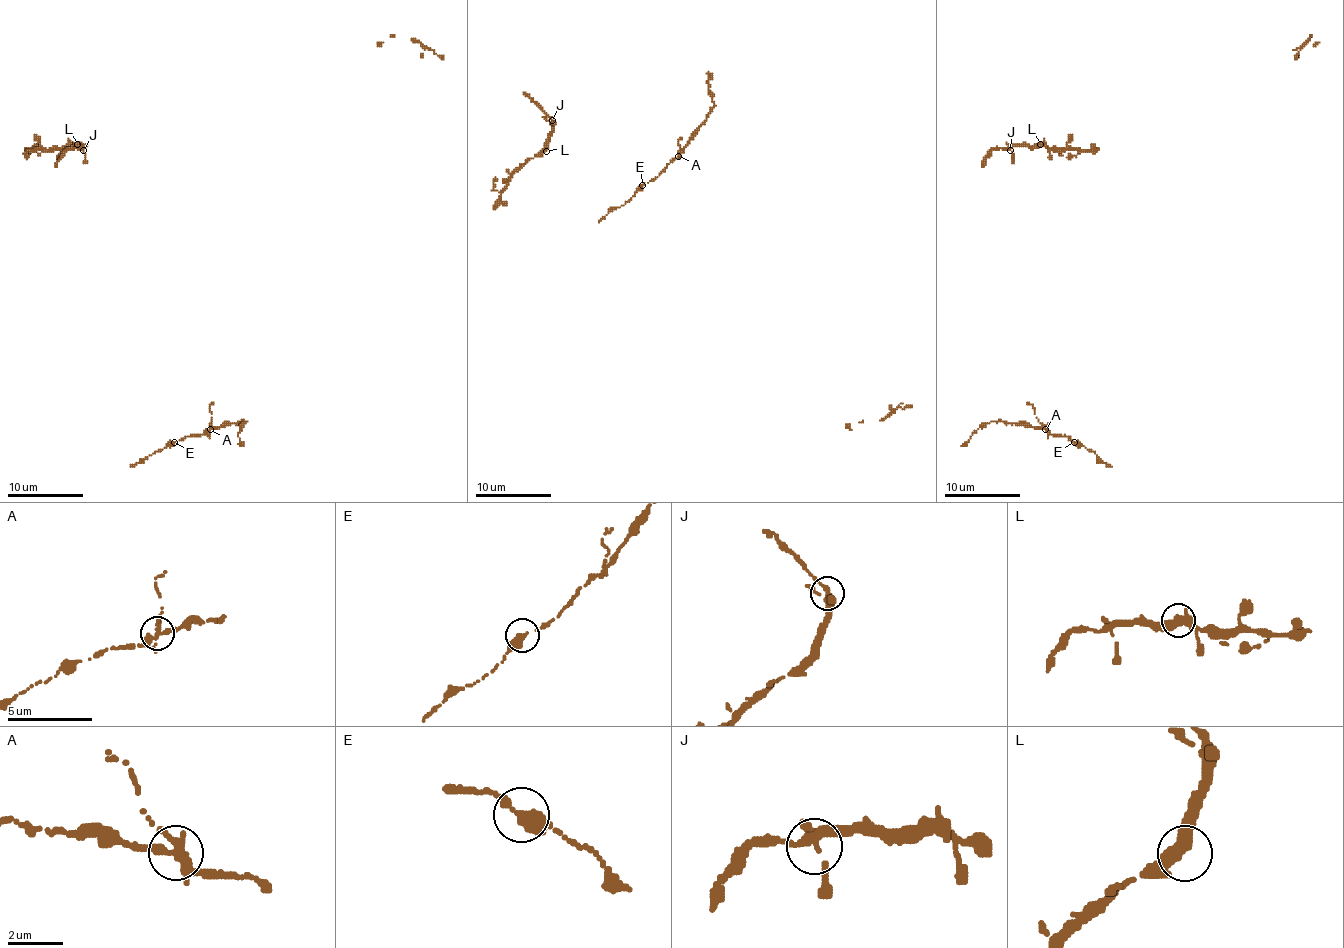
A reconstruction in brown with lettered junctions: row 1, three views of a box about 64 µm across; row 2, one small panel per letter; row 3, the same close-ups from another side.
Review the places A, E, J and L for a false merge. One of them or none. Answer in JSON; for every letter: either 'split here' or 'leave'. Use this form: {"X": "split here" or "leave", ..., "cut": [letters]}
{"A": "leave", "E": "leave", "J": "leave", "L": "leave", "cut": []}

